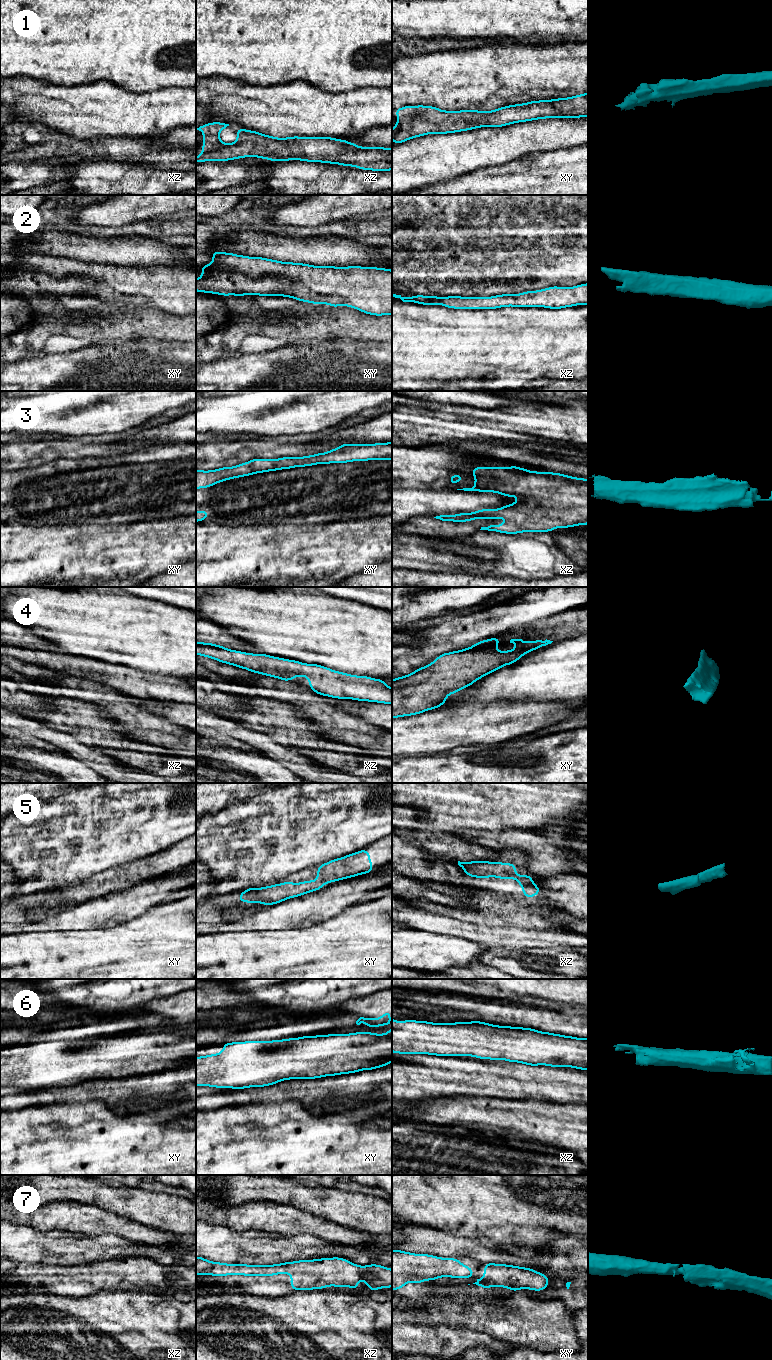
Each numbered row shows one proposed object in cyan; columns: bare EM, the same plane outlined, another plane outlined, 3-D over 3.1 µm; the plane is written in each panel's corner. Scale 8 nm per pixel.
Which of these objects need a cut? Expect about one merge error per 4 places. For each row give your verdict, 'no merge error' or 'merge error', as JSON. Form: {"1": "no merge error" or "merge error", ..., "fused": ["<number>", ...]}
{"1": "no merge error", "2": "no merge error", "3": "no merge error", "4": "no merge error", "5": "no merge error", "6": "no merge error", "7": "no merge error", "fused": []}

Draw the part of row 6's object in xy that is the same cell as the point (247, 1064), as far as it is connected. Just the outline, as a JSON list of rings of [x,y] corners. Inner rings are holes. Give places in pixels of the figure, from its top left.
[[[392,1027],[386,1034],[357,1032],[223,1043],[222,1053],[196,1058],[196,1086],[264,1087],[283,1080],[373,1070],[391,1062]]]

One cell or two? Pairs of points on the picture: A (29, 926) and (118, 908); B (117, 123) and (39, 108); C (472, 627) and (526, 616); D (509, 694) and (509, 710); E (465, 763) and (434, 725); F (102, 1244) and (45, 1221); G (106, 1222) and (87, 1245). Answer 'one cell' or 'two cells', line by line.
A: one cell
B: one cell
C: one cell
D: two cells
E: two cells
F: two cells
G: two cells

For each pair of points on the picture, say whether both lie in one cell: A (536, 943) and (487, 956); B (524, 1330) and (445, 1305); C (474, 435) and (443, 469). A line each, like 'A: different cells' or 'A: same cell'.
A: different cells
B: same cell
C: different cells

